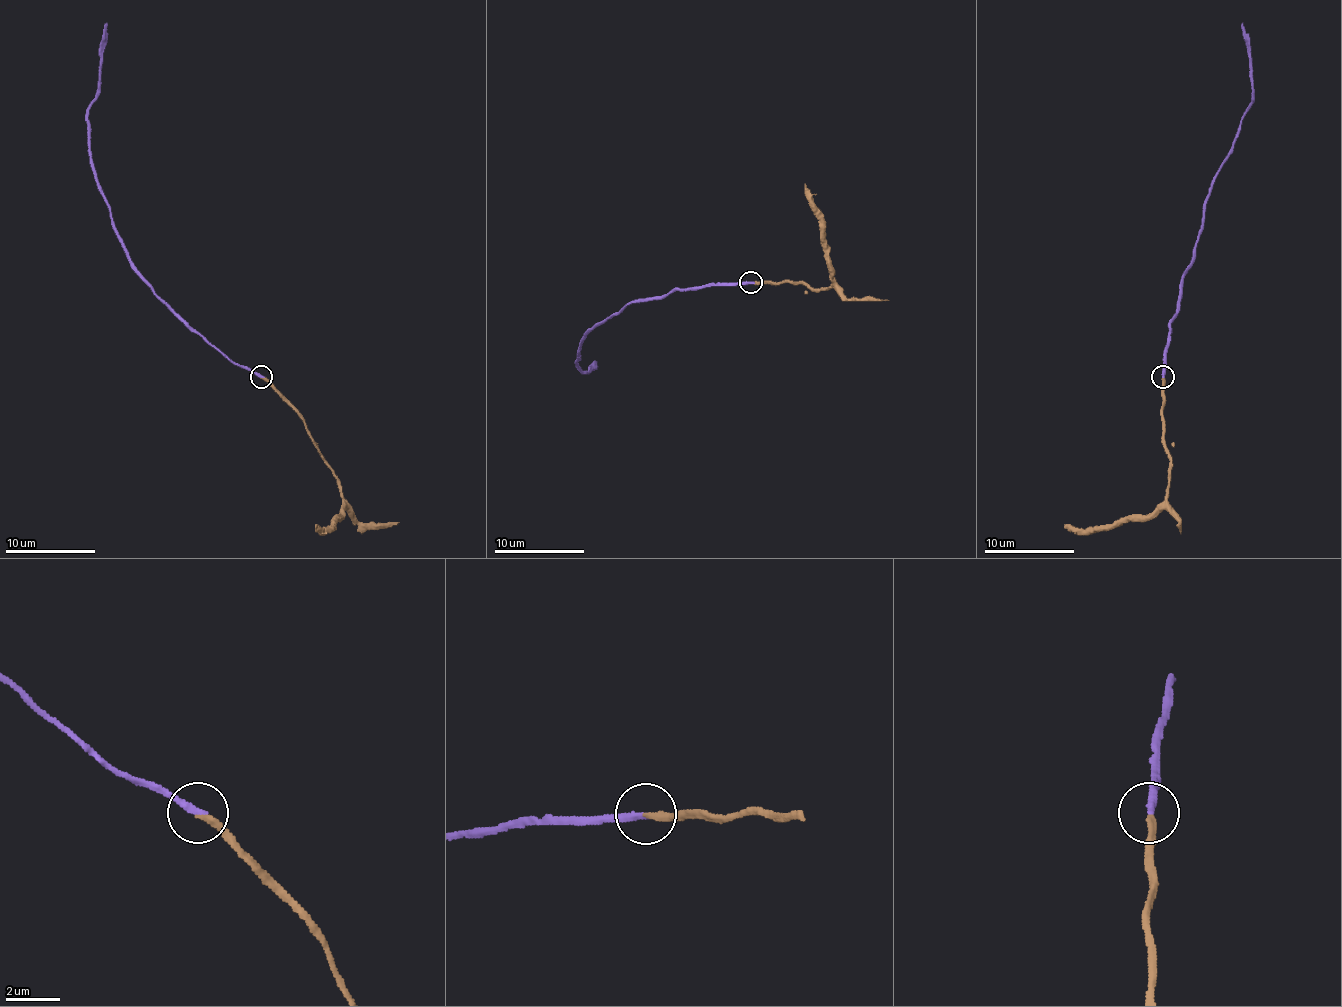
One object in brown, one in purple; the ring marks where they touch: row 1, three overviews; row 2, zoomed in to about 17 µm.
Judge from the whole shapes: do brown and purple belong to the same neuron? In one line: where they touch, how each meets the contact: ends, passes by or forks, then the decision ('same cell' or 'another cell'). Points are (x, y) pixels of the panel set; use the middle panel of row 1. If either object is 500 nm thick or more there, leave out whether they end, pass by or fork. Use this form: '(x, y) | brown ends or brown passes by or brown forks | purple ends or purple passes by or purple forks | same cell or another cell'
(751, 282) | brown ends | purple ends | same cell

